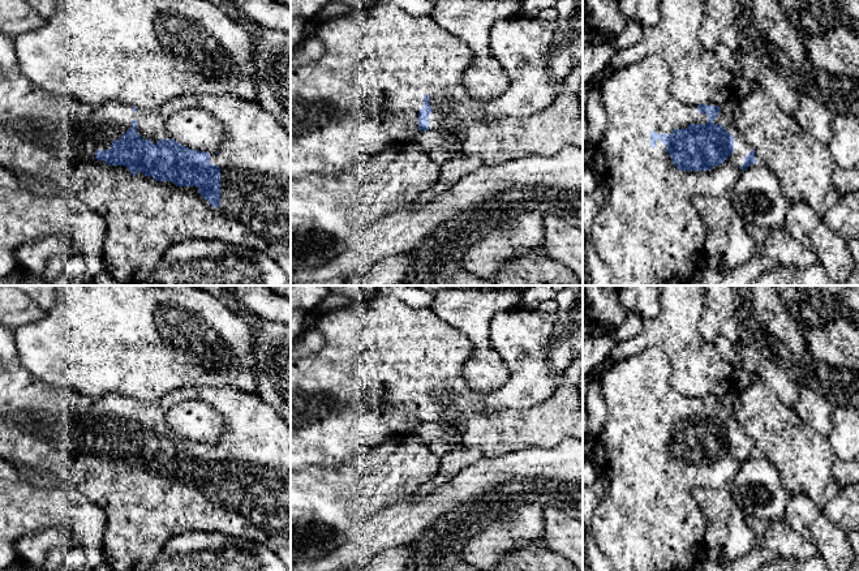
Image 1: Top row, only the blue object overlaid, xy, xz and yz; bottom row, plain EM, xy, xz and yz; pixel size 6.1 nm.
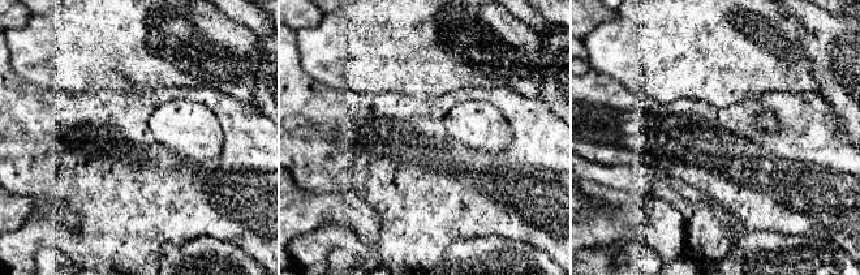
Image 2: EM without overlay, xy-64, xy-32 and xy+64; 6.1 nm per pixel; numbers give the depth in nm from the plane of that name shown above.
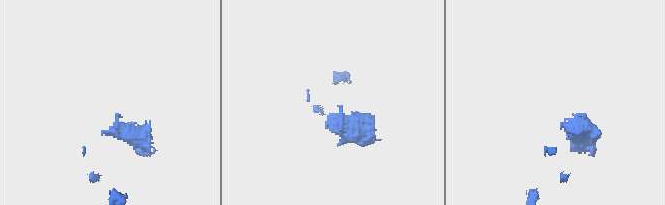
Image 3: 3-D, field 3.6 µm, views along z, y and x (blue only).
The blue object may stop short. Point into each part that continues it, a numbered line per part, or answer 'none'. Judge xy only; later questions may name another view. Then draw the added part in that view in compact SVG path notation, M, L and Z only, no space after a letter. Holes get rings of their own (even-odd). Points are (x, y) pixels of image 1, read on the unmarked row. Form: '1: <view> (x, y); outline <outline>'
1: xy (44, 428); outline M0 323L0 459L3 459L4 461L7 461L8 464L10 464L22 477L27 478L30 482L35 482L35 484L40 484L40 485L47 485L51 488L66 488L68 485L72 486L73 489L81 491L82 494L85 494L91 502L96 503L100 508L104 510L104 512L107 514L107 523L106 523L106 528L104 528L104 537L103 537L103 542L102 542L102 551L103 551L103 559L104 563L113 571L151 571L151 567L154 564L154 562L158 559L158 557L163 553L163 549L166 546L166 544L175 537L176 534L184 533L184 532L192 532L192 531L199 531L199 532L218 532L218 533L224 533L227 536L235 536L235 537L245 537L249 538L259 545L262 545L263 548L267 548L270 551L274 553L274 555L276 555L287 567L288 571L291 571L291 428L285 424L285 421L278 415L276 411L274 411L267 403L265 403L255 392L246 392L242 391L235 386L222 386L222 387L209 387L209 386L182 386L182 387L177 387L175 390L171 390L169 392L167 392L166 395L163 395L162 398L158 399L153 399L153 400L137 400L137 403L134 404L133 398L120 394L120 392L107 392L104 395L99 395L99 396L87 396L83 394L80 394L74 390L68 390L68 388L59 388L55 386L51 386L47 382L43 381L38 381L31 373L29 373L20 362L18 359L18 351L17 351L17 345L16 345L16 339L14 339L14 330L10 330L5 326L3 326ZM185 400L203 400L207 402L209 404L211 404L223 417L224 420L224 434L220 438L220 442L218 446L211 446L210 447L210 455L212 458L218 458L220 460L220 498L219 499L212 499L201 486L199 486L199 480L198 478L176 478L172 473L155 473L151 468L145 468L142 464L137 464L136 468L132 467L130 463L126 461L125 458L108 458L104 452L98 452L95 450L95 443L96 442L109 442L111 437L113 433L120 432L123 426L126 425L128 421L132 420L132 412L136 411L137 412L137 425L143 430L143 432L150 432L154 437L158 435L159 432L169 432L171 428L167 422L167 413L168 411L177 403L185 402ZM33 471L40 471L40 472L46 472L46 473L51 473L55 480L53 481L44 481L44 480L36 480L33 476Z

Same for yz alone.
1: yz (648, 520); outline M648 347L622 361L611 361L598 378L606 405L606 420L594 438L593 463L598 476L609 484L609 490L600 499L593 516L590 533L600 549L609 557L611 571L691 571L704 550L705 520L692 497L695 488L730 489L742 467L740 459L752 442L747 432L736 422L733 412L723 404L713 412L734 429L734 445L710 463L679 463L666 445L666 438L657 432L650 439L650 424L670 426L674 421L686 421L690 416L706 416L708 407L700 405L697 398L687 398L670 385L670 361L661 348Z

